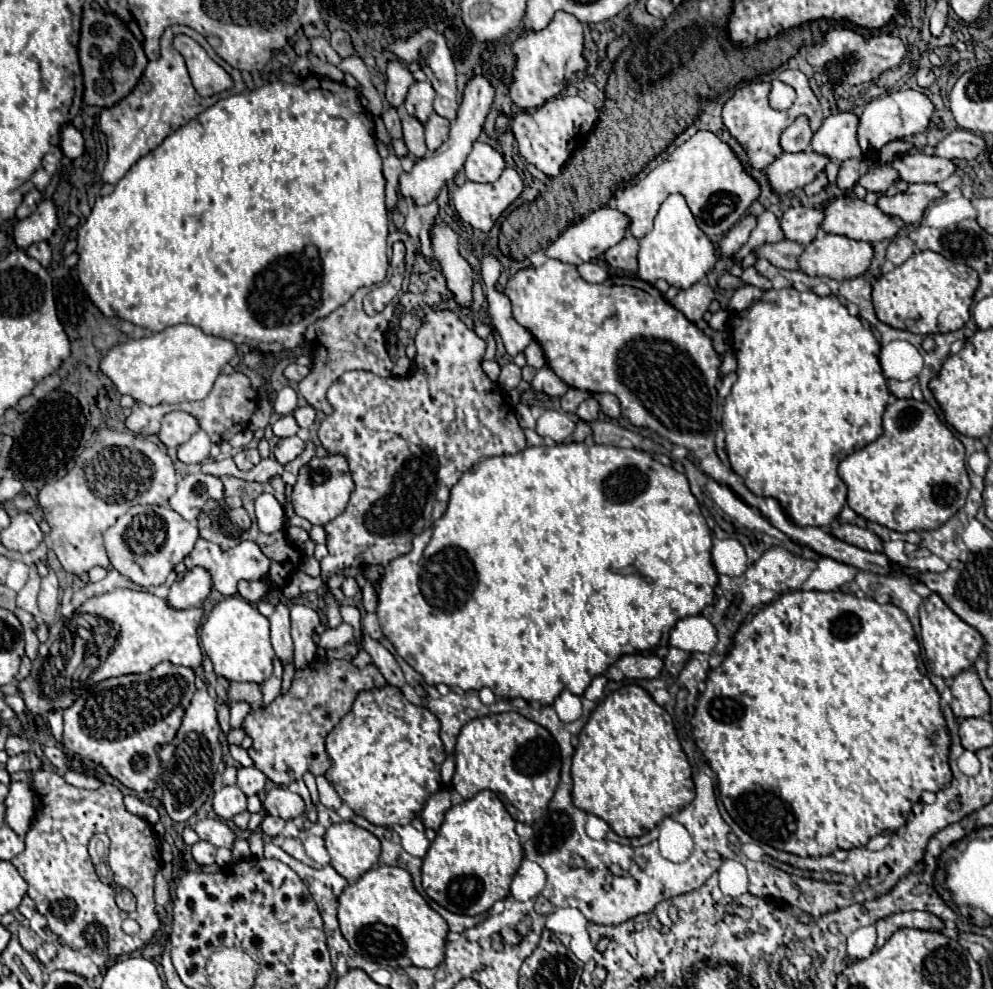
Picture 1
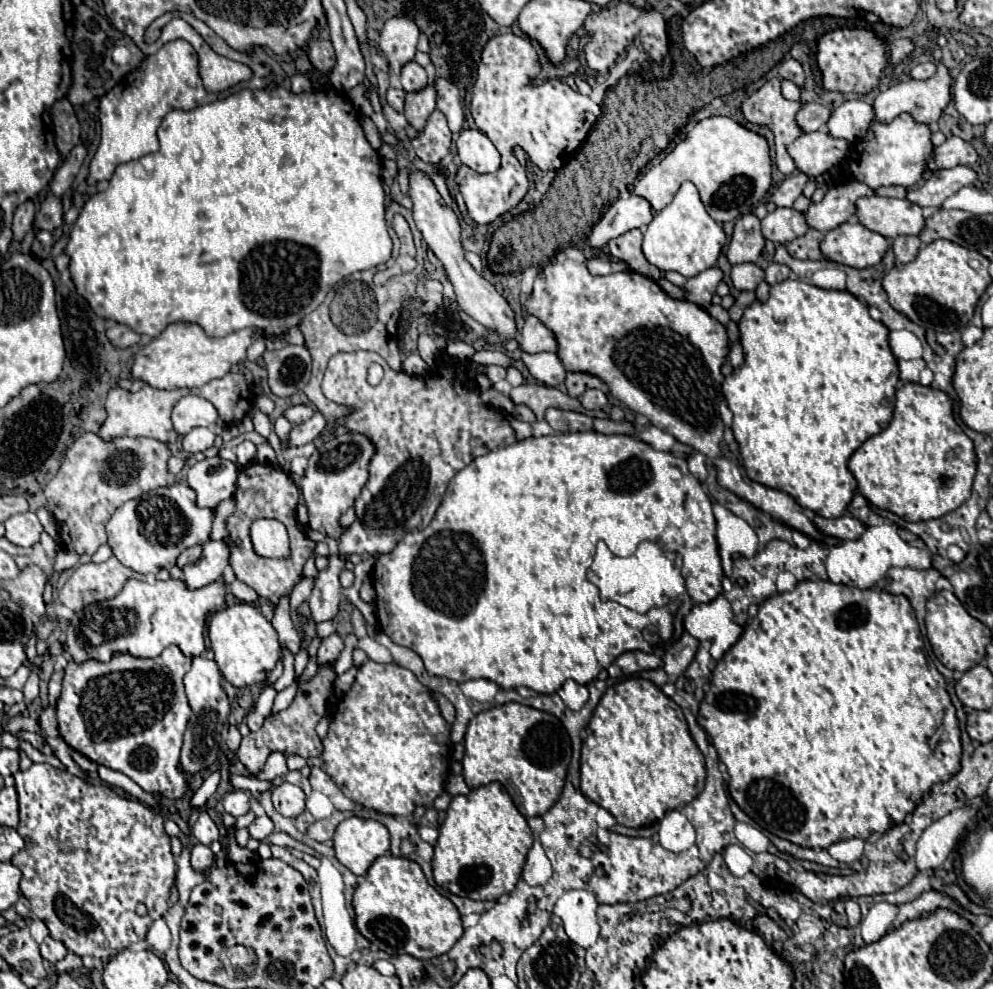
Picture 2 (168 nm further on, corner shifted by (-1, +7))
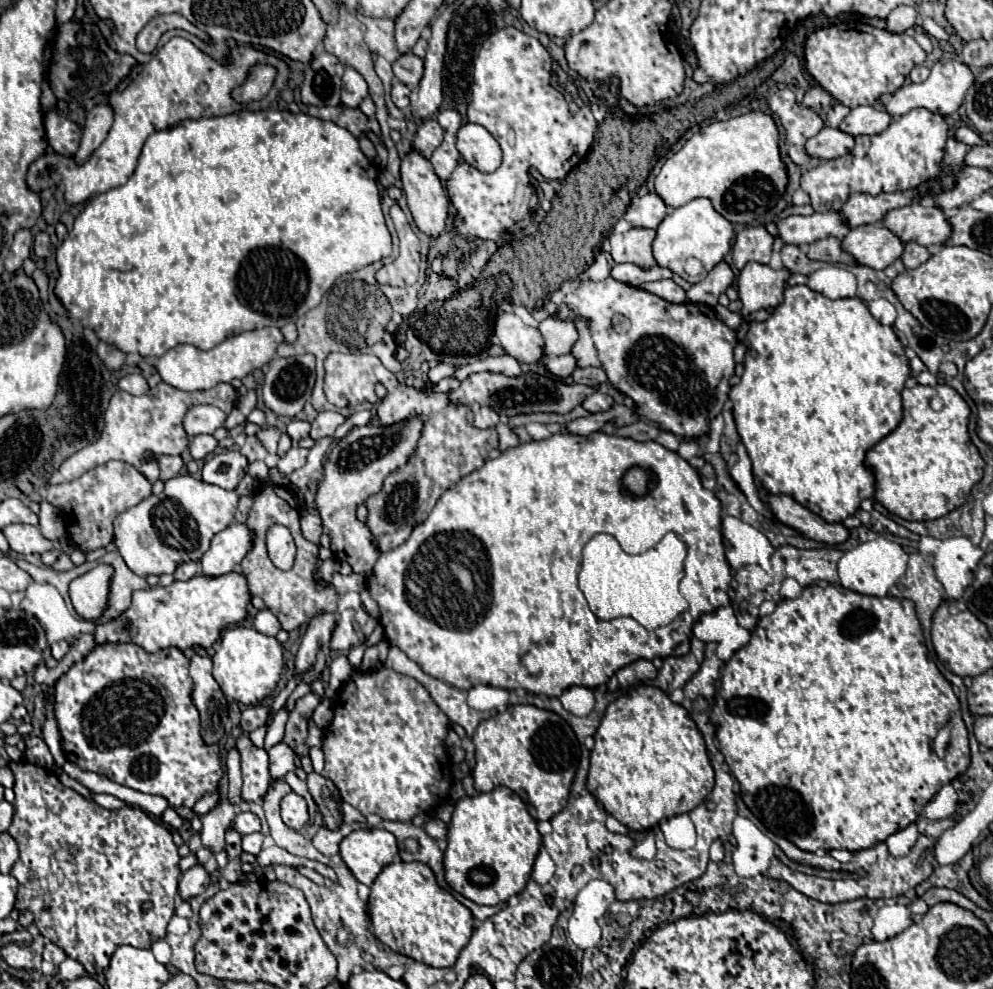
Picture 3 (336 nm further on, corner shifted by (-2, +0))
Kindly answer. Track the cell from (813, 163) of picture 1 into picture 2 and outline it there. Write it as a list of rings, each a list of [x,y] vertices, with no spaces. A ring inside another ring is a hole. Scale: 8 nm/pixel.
[[[817,130],[801,134],[789,146],[789,154],[799,172],[817,176],[843,162],[843,158],[849,154],[849,146],[851,144],[847,140],[833,138],[827,130]]]

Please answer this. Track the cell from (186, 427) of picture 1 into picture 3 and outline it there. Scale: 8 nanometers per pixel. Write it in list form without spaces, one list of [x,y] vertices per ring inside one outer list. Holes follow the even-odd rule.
[[[194,405],[184,415],[184,429],[188,437],[200,435],[200,433],[214,433],[222,423],[226,421],[226,415],[214,407],[214,405]]]

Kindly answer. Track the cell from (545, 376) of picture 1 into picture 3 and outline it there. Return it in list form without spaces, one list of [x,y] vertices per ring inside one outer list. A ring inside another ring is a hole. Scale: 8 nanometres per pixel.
[[[566,353],[566,355],[560,355],[560,357],[542,357],[538,365],[542,365],[554,377],[566,379],[576,369],[576,359],[570,353]]]

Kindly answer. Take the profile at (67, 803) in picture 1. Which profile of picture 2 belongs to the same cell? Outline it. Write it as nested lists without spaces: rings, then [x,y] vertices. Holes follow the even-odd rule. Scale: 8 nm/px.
[[[33,764],[29,770],[25,772],[17,772],[15,774],[15,788],[17,788],[17,796],[19,796],[19,812],[21,812],[21,822],[17,826],[17,832],[21,834],[21,838],[25,840],[25,848],[21,852],[17,852],[11,862],[21,870],[23,878],[21,878],[21,884],[19,884],[19,890],[21,894],[31,902],[31,908],[33,908],[33,914],[45,922],[45,926],[49,928],[51,932],[51,938],[63,942],[67,946],[67,950],[75,952],[77,956],[93,956],[93,958],[109,958],[113,956],[115,952],[119,950],[125,950],[129,948],[131,944],[135,942],[141,942],[145,940],[147,936],[147,930],[149,926],[159,920],[165,912],[167,912],[167,900],[169,900],[169,890],[175,882],[175,872],[177,872],[177,864],[173,860],[173,854],[171,854],[171,838],[167,836],[165,828],[163,828],[163,816],[157,814],[155,810],[151,810],[149,806],[141,804],[139,800],[135,798],[123,798],[119,796],[111,786],[105,786],[105,784],[87,784],[83,782],[81,778],[69,774],[69,772],[61,772],[49,764]],[[137,902],[143,902],[147,904],[147,916],[137,916],[135,912],[135,906]]]

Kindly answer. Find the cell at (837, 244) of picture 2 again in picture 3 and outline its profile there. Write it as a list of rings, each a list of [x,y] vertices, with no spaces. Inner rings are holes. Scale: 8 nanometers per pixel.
[[[880,223],[850,229],[842,239],[842,249],[850,253],[858,265],[872,269],[886,269],[904,251],[900,239]]]

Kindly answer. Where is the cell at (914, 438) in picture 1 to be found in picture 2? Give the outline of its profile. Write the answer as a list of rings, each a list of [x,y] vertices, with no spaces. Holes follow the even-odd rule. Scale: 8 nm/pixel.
[[[907,382],[897,390],[891,424],[863,442],[851,456],[849,470],[873,506],[921,522],[941,518],[969,498],[977,456],[971,438],[953,418],[953,400],[943,390]]]

